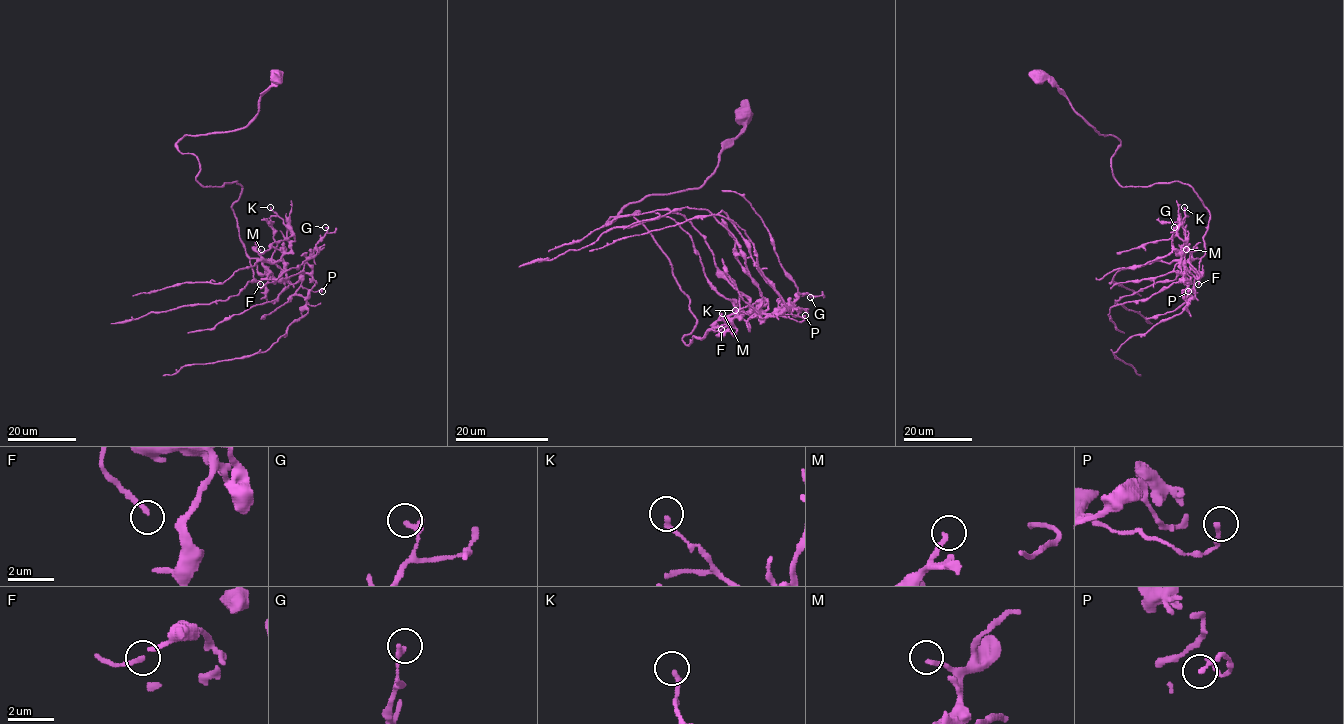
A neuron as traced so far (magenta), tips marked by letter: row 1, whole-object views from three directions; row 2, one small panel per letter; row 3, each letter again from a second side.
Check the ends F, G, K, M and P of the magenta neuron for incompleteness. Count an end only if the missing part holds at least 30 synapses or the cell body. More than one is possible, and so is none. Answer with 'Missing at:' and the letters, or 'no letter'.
Missing at: F, M

